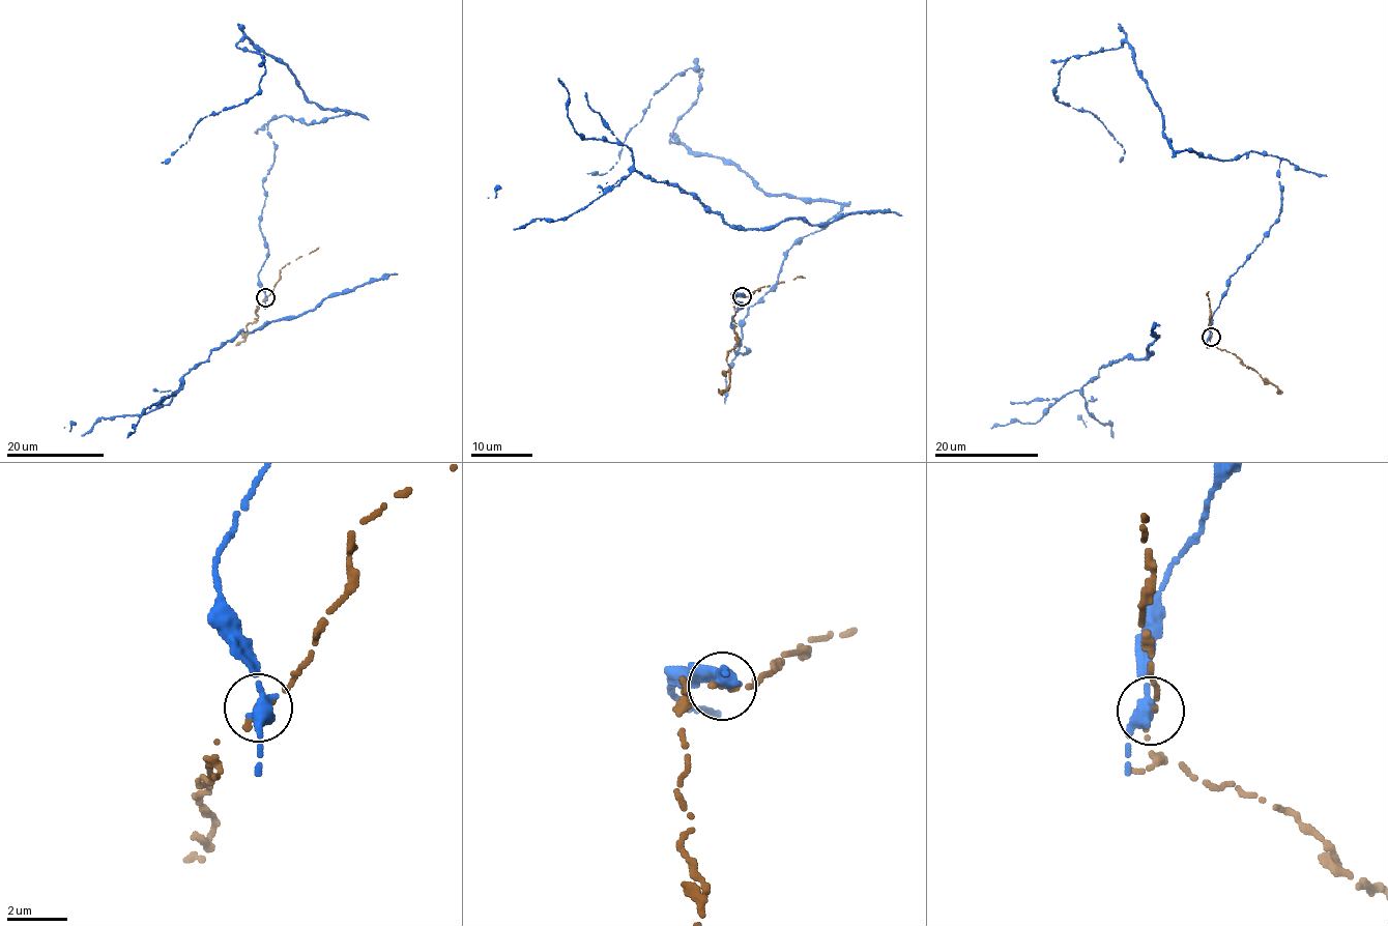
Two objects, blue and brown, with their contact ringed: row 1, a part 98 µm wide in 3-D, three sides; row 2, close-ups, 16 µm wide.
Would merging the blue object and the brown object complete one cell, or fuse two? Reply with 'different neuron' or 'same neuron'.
different neuron

